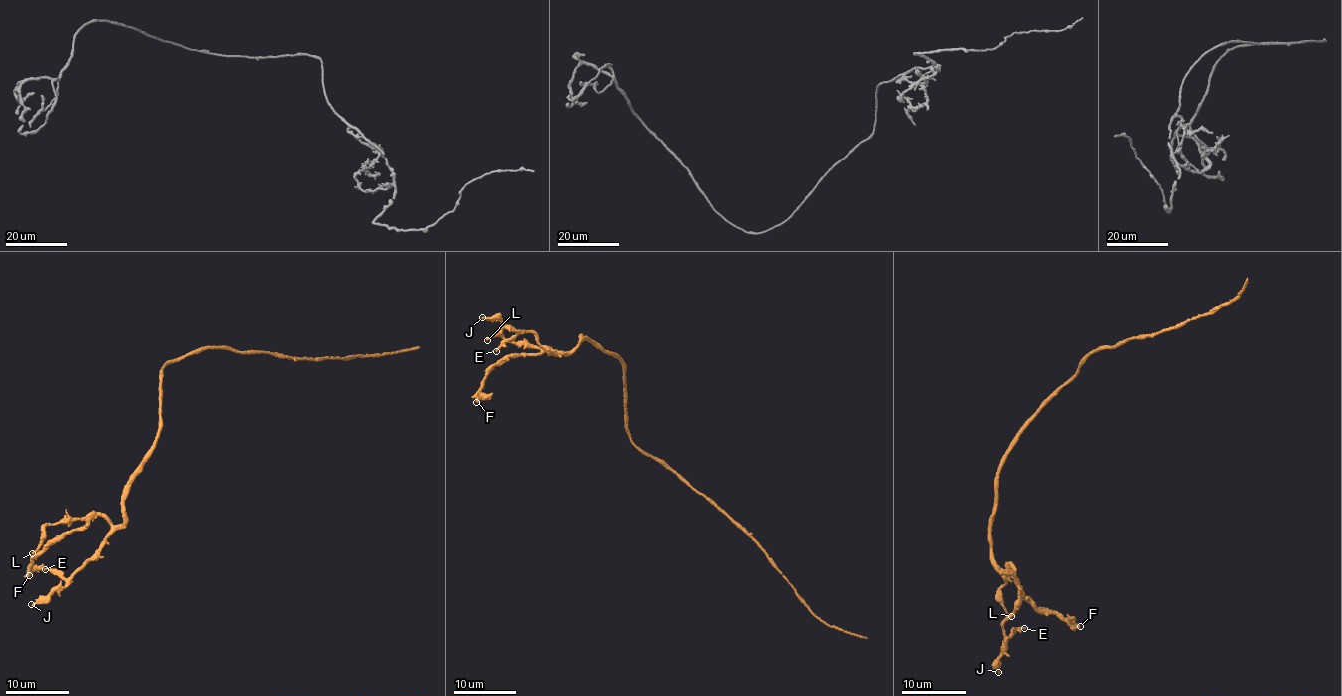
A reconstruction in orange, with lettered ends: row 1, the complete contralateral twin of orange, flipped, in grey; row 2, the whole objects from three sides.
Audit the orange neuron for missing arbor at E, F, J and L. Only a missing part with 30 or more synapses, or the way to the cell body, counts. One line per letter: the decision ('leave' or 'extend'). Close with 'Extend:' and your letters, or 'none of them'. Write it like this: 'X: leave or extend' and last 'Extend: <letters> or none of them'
E: leave
F: leave
J: leave
L: leave
Extend: none of them

